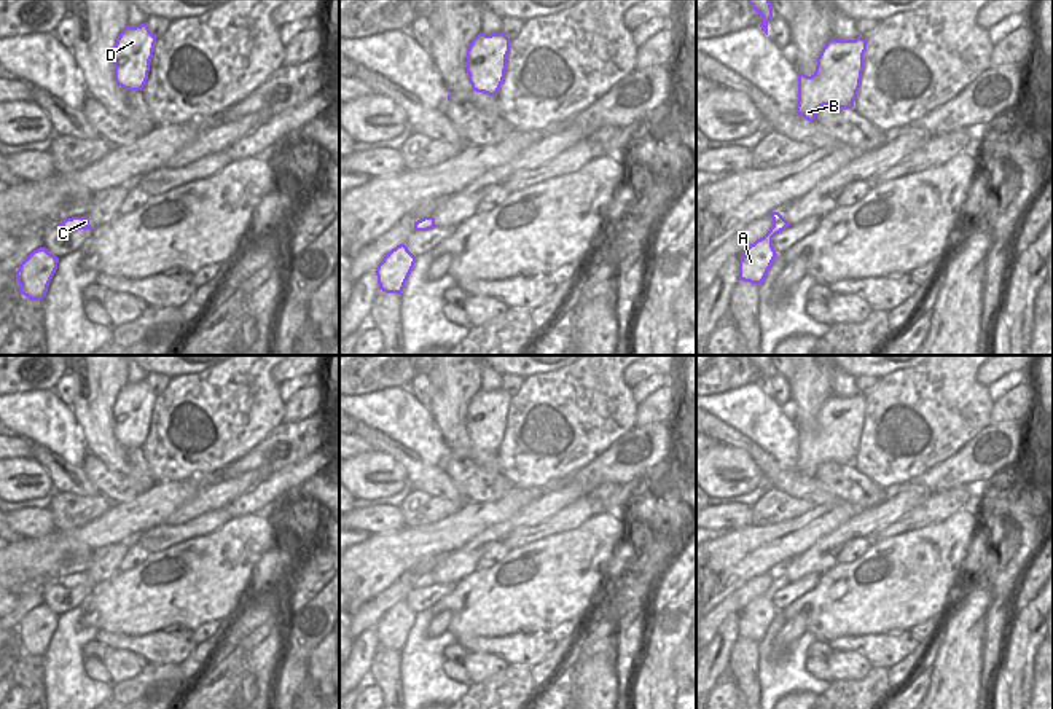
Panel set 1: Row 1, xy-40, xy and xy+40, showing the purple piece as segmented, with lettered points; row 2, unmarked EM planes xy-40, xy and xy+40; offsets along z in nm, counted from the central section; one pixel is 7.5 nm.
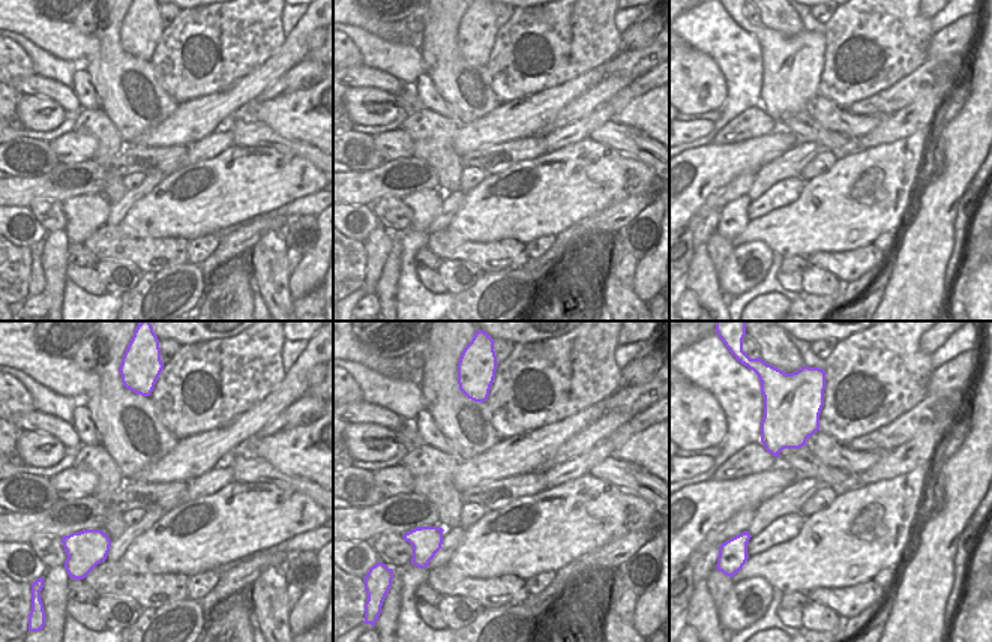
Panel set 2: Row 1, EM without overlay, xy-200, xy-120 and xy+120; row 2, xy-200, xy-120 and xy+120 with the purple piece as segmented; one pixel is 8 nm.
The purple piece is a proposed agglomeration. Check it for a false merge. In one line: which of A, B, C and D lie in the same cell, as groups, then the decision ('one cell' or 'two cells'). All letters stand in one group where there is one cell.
A B C D; one cell

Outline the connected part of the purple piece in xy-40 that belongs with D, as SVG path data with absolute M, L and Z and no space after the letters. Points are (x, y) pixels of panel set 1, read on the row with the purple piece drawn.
M143 22L135 27L126 25L112 49L115 81L129 91L142 91L150 72L156 37Z

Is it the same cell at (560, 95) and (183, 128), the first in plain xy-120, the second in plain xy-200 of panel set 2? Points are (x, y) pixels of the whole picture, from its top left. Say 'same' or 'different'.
same

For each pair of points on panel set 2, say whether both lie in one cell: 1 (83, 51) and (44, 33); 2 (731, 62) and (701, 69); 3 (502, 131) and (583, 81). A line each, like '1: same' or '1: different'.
1: same
2: different
3: same

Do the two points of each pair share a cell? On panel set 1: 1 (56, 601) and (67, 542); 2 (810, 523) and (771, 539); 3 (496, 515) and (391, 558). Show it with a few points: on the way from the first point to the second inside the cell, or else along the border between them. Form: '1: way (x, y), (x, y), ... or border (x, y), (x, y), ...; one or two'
1: border (48, 580), (40, 585); two
2: way (800, 532), (781, 540); one
3: way (470, 520), (443, 537), (416, 542); one

